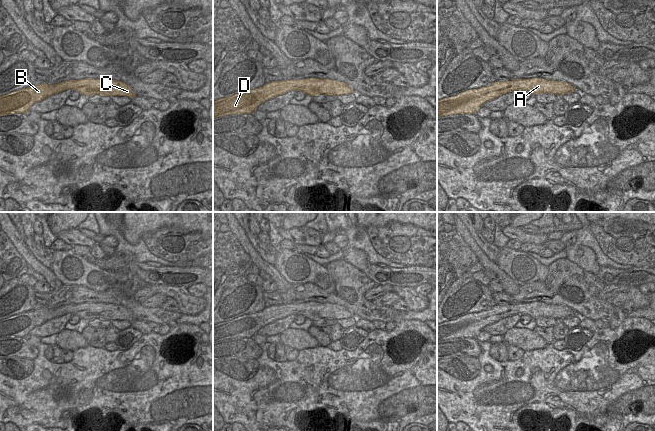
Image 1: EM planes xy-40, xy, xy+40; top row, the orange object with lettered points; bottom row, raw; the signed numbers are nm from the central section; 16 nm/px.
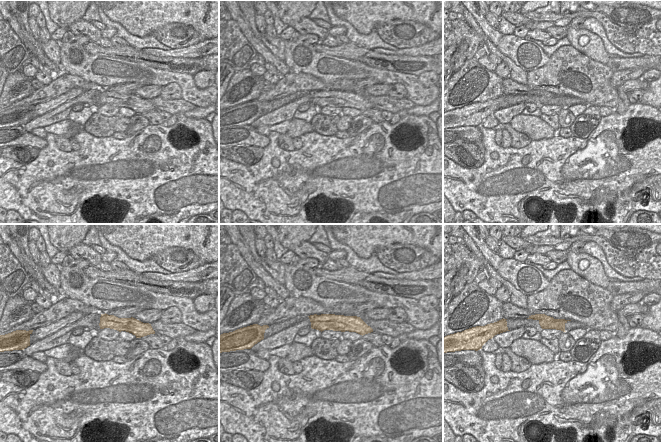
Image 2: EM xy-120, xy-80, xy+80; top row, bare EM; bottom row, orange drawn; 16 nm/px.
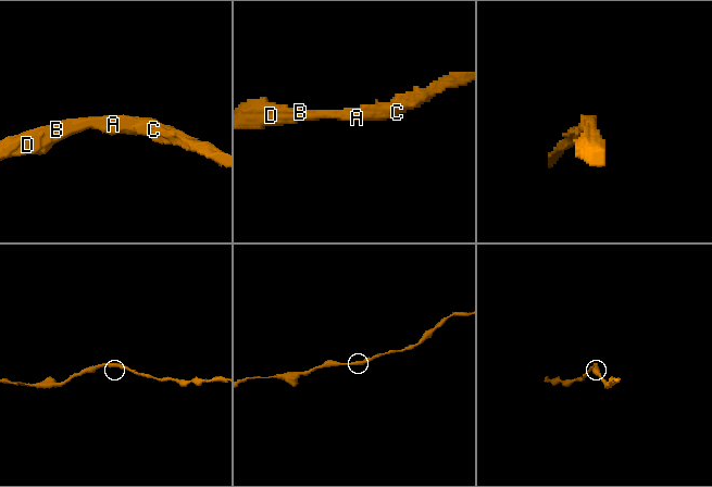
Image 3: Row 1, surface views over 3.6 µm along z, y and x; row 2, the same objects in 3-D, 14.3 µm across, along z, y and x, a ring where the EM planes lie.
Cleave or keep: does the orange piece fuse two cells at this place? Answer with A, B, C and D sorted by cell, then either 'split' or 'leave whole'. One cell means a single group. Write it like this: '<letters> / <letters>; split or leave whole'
A B C D; leave whole

